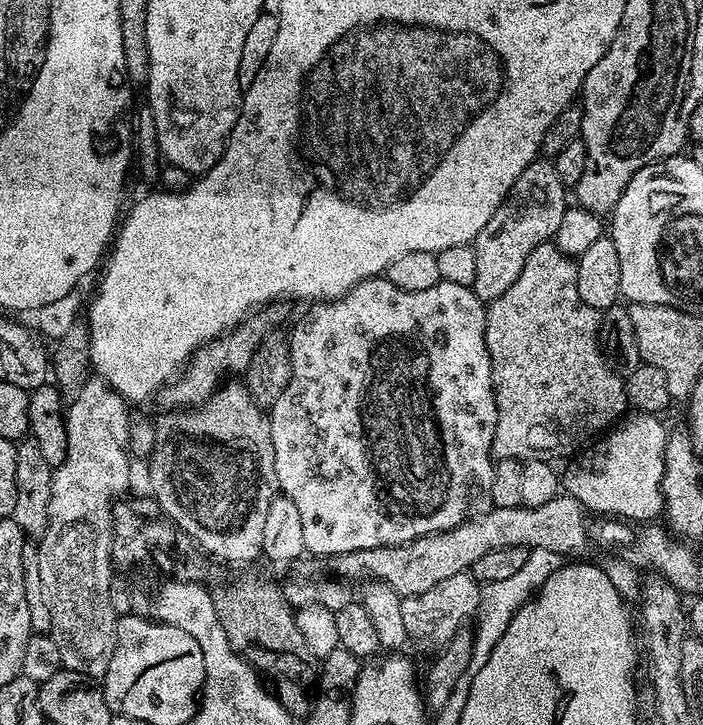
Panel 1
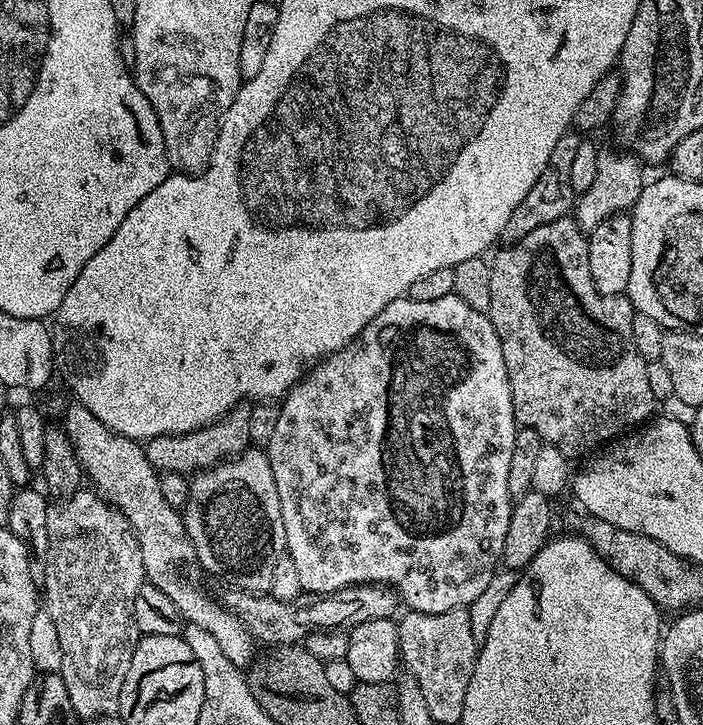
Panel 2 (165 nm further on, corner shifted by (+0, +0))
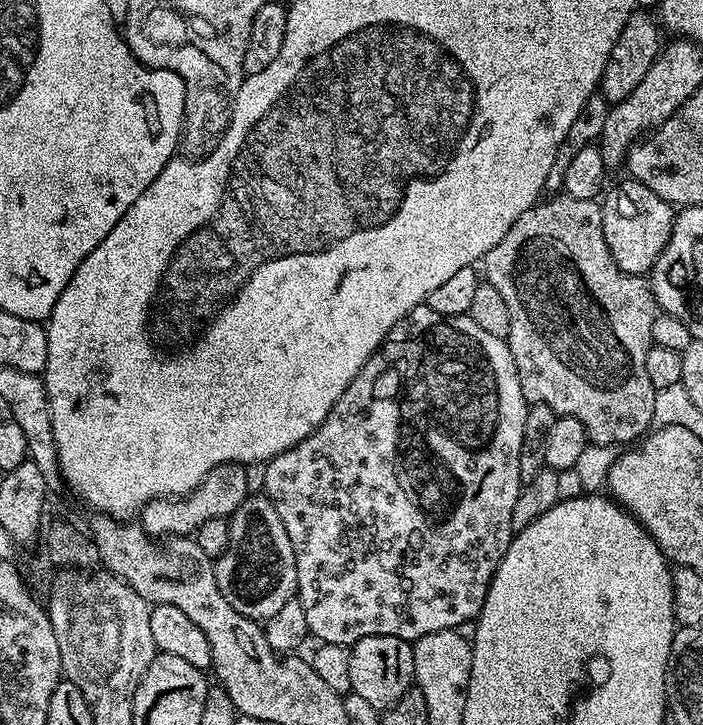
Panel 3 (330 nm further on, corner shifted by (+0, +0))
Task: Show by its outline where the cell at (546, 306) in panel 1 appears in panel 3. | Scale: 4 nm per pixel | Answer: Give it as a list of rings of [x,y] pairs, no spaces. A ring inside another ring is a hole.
[[[556,194],[548,199],[552,200],[541,199],[533,204],[530,210],[523,212],[518,218],[518,222],[514,222],[514,226],[510,226],[510,230],[506,230],[506,238],[502,238],[502,242],[498,242],[498,246],[494,246],[494,250],[486,253],[482,261],[482,276],[487,284],[494,286],[494,290],[498,290],[498,294],[502,294],[502,298],[506,302],[510,314],[508,349],[516,363],[518,382],[522,386],[522,394],[528,403],[550,406],[550,410],[554,410],[557,416],[578,418],[578,422],[582,422],[582,426],[586,426],[586,434],[591,443],[628,446],[639,441],[654,424],[652,416],[658,390],[654,386],[650,386],[650,378],[646,375],[646,354],[653,346],[654,318],[658,314],[652,286],[644,276],[626,274],[614,262],[610,248],[606,246],[606,238],[602,234],[602,210],[596,200],[570,198],[563,194]]]

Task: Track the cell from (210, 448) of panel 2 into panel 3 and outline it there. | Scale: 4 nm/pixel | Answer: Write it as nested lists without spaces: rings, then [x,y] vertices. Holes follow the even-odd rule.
[[[219,464],[206,474],[204,481],[193,492],[183,498],[151,500],[139,513],[138,520],[145,532],[153,538],[175,538],[195,533],[204,524],[220,522],[238,511],[242,502],[247,500],[246,467],[242,464]]]

